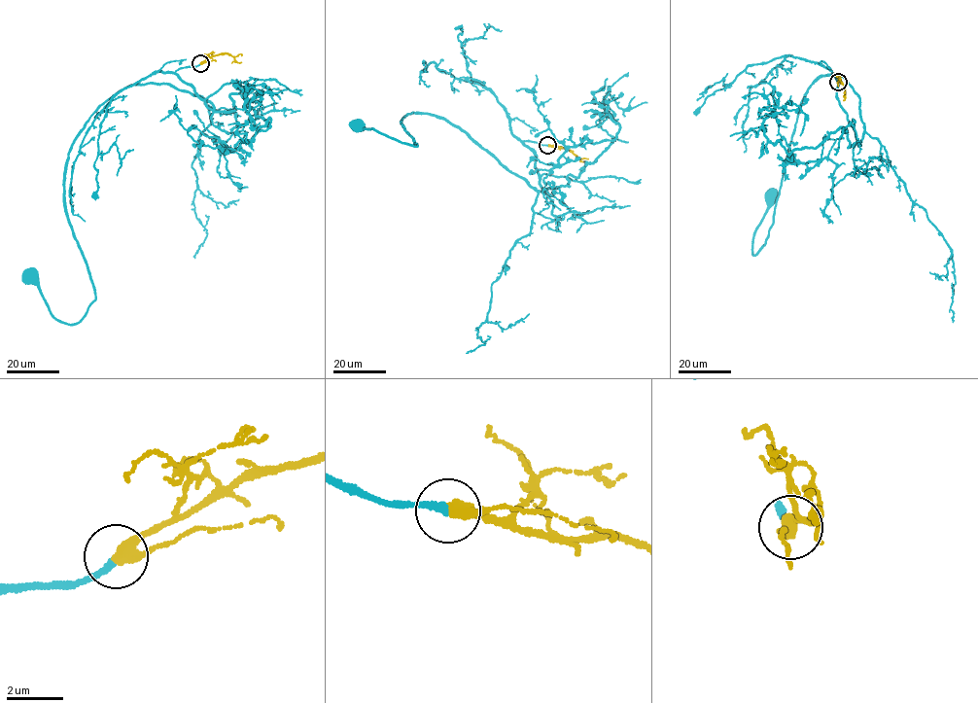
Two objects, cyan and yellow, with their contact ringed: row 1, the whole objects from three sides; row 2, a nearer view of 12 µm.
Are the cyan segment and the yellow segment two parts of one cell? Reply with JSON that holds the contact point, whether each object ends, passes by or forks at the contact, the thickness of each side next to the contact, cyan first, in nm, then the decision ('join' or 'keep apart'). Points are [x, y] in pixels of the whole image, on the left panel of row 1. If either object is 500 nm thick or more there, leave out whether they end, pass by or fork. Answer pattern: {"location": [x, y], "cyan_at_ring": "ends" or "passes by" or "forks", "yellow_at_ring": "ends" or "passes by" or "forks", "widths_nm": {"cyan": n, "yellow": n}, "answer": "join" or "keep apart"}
{"location": [200, 63], "cyan_at_ring": "ends", "yellow_at_ring": "passes by", "widths_nm": {"cyan": 260, "yellow": 360}, "answer": "join"}

